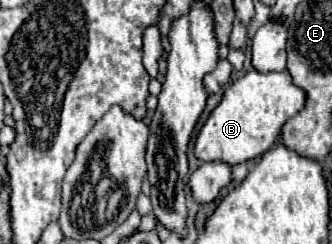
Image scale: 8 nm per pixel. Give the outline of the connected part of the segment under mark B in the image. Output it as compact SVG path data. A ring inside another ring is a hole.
M249 69L243 77L235 79L225 89L223 99L199 129L193 153L199 161L221 161L227 165L257 159L267 149L271 149L271 145L279 137L283 123L297 111L301 111L303 105L305 93L297 85L293 85L287 71L259 73L255 69Z

